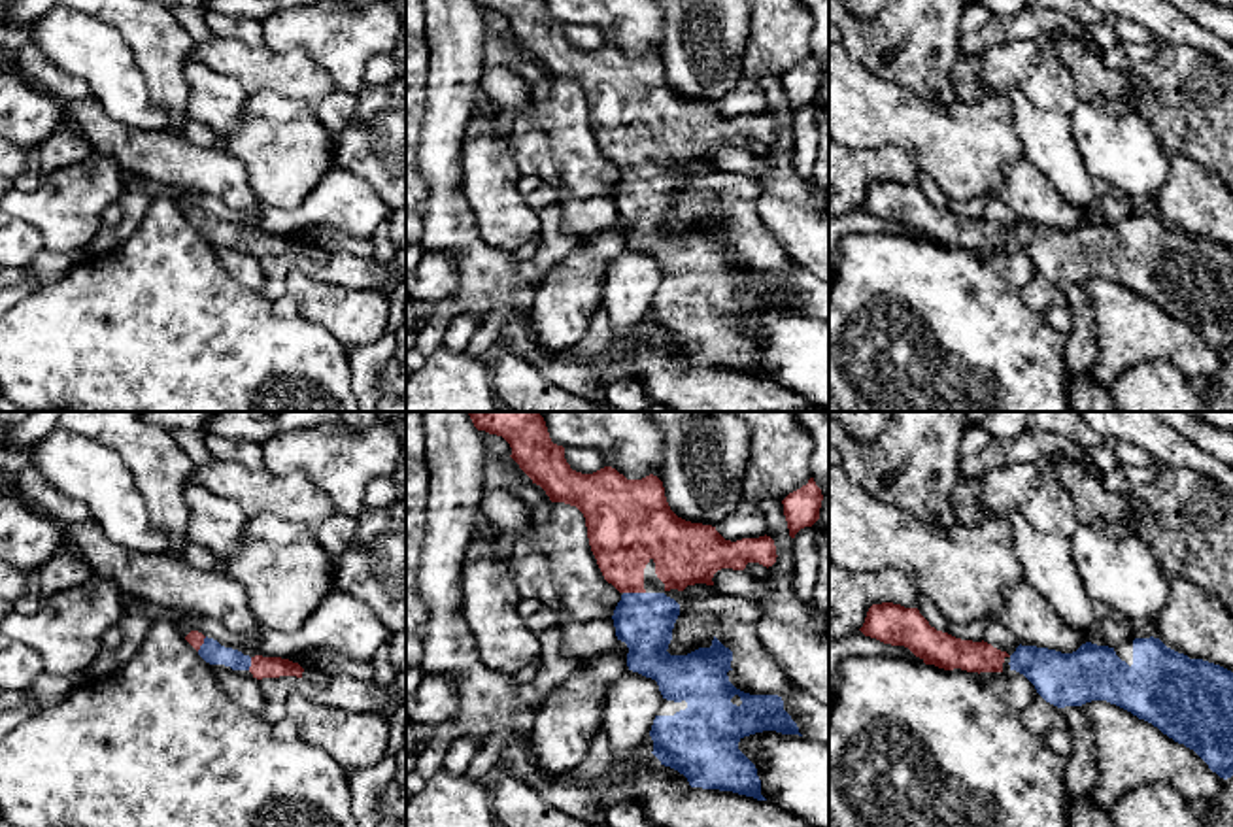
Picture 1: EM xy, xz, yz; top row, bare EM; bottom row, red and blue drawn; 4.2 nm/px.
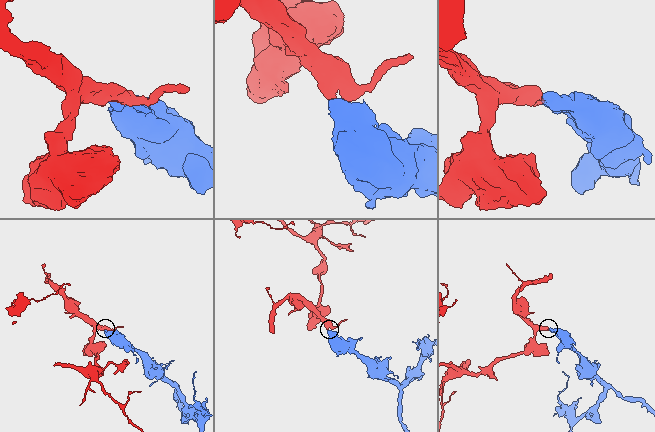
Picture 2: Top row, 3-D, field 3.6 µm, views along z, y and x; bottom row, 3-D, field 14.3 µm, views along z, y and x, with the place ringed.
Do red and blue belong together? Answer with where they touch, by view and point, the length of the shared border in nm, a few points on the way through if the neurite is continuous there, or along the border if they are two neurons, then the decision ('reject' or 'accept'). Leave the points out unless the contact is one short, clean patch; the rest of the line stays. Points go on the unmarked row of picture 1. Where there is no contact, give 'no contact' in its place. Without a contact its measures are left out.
contact xz (635, 168); length 100 nm; way xz (624, 112), (624, 146), (635, 168), (637, 189), (644, 199); accept

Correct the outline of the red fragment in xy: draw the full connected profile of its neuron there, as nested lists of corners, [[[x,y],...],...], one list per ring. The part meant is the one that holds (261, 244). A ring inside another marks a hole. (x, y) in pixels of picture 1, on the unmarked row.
[[[191,208],[185,217],[198,228],[198,232],[210,242],[225,242],[232,247],[249,247],[253,255],[279,255],[296,253],[302,255],[304,245],[298,240],[281,234],[244,232],[238,227],[225,225],[217,217],[204,213],[198,208]]]

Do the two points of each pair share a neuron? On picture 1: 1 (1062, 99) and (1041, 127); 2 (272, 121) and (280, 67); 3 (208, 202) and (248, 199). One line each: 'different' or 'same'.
1: different
2: different
3: different

